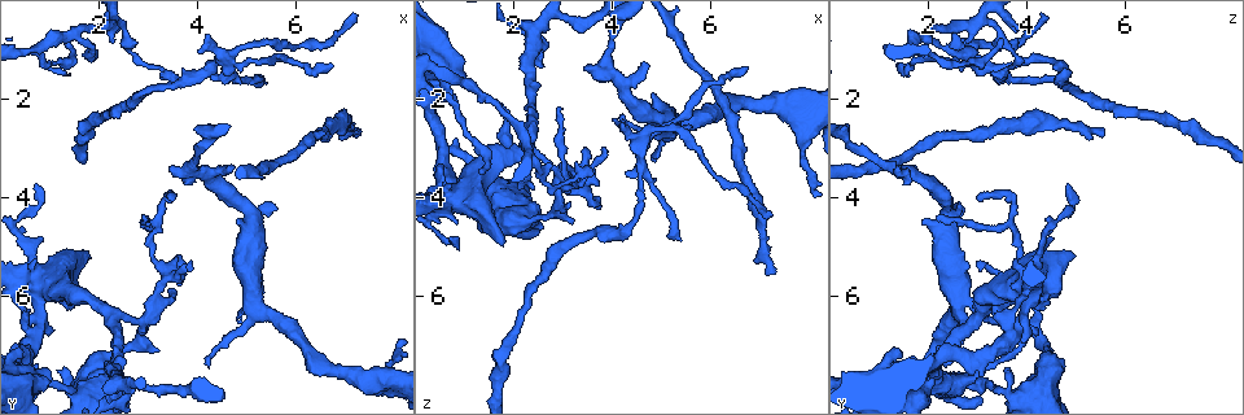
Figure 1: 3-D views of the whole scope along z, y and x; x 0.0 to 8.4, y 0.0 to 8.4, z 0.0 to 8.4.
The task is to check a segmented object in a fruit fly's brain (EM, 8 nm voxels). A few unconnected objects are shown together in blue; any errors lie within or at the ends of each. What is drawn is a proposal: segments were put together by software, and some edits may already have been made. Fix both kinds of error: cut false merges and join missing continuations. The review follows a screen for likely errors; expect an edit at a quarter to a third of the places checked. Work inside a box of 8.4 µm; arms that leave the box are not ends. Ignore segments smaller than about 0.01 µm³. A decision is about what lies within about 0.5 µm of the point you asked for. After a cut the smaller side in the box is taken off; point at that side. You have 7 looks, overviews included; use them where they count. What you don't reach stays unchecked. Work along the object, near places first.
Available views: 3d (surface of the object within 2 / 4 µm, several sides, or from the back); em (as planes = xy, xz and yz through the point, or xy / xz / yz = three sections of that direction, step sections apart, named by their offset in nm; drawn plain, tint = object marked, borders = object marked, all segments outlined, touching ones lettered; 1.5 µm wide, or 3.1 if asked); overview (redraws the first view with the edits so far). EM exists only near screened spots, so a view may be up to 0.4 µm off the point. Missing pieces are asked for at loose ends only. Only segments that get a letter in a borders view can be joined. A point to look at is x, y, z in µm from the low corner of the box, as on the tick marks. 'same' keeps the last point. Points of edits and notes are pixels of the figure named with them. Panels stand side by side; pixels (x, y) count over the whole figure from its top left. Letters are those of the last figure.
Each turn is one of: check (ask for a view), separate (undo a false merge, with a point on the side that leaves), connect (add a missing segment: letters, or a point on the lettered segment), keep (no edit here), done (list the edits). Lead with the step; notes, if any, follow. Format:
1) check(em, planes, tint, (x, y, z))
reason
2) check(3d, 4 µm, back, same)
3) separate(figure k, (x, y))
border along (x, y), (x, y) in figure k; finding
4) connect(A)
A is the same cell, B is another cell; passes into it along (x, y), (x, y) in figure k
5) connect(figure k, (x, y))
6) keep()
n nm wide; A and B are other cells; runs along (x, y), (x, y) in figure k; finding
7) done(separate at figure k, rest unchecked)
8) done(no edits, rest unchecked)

check(em, xz, step 4, borders, (5.35, 1.65, 4.90))
thin end

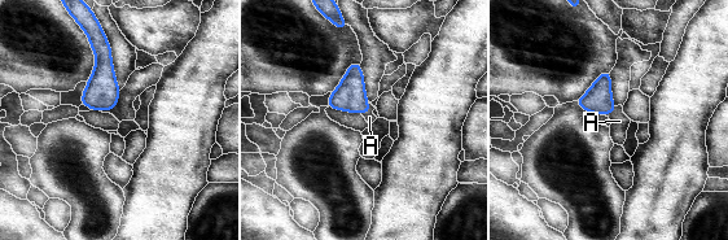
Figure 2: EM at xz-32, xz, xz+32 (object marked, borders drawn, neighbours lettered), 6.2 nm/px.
connect(figure 2, (369, 117))
160 nm wide; A is the same cell; passes into it along (350, 95), (369, 110), (369, 117) in figure 2; it goes on there

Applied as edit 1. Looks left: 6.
check(overview)
redraw

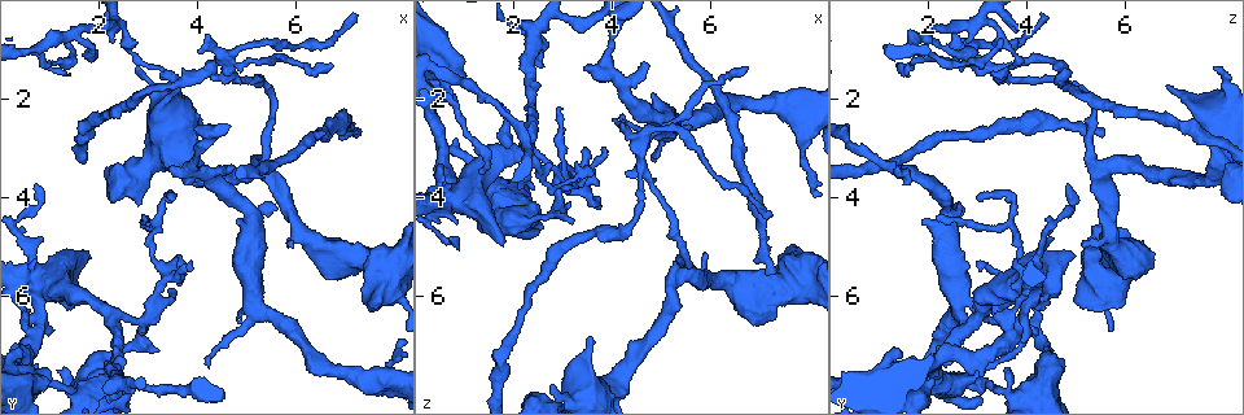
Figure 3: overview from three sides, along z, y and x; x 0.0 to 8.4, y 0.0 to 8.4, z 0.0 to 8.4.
check(em, planes, borders, (7.95, 5.85, 5.60))
sudden change in width

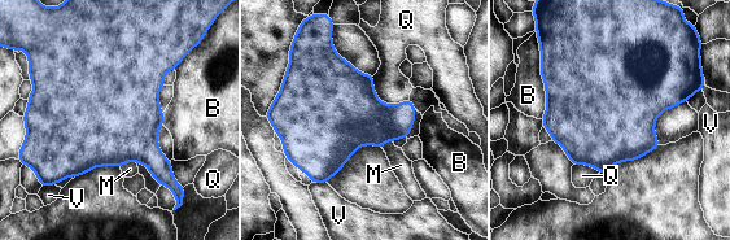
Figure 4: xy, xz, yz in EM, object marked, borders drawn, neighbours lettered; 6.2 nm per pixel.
keep()
700 nm wide; B, M, Q and V are other cells; border along (372, 75), (381, 101), (409, 99) in figure 4; all the same neuron

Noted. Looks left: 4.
check(3d, 2 µm, (4.25, 7.40, 2.35))
branch stops here

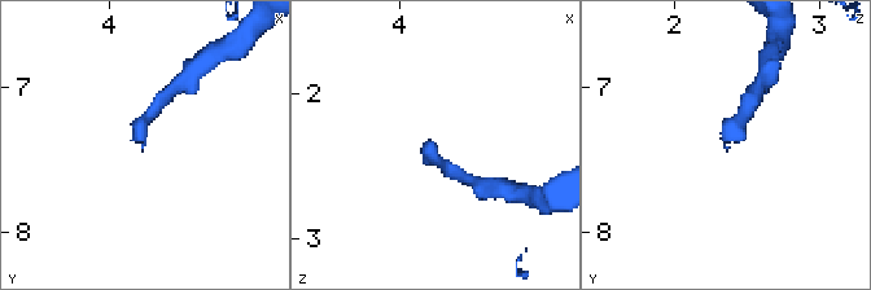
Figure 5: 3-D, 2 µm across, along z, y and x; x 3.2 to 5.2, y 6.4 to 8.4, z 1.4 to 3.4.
check(em, xz, step 4, borders, (4.24, 7.36, 2.32))

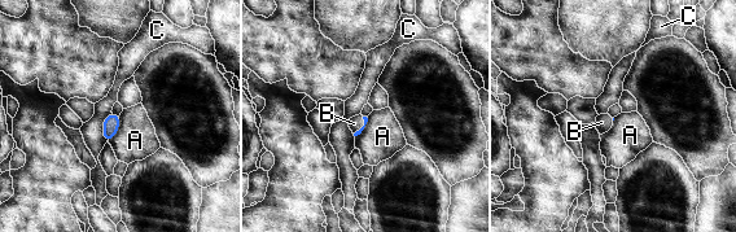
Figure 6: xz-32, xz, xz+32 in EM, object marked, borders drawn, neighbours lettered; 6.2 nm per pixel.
check(em, planes, borders, same)

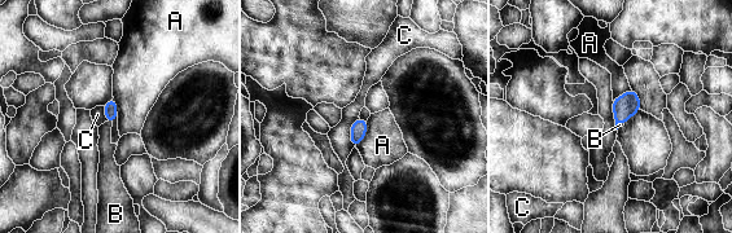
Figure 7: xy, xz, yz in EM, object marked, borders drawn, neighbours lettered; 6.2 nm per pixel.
connect(figure 7, (106, 149))
B is the same cell, A and C are other cells; the neuron continues

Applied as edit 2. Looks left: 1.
done(connect at figure 2, connect at figure 7, rest unchecked)

